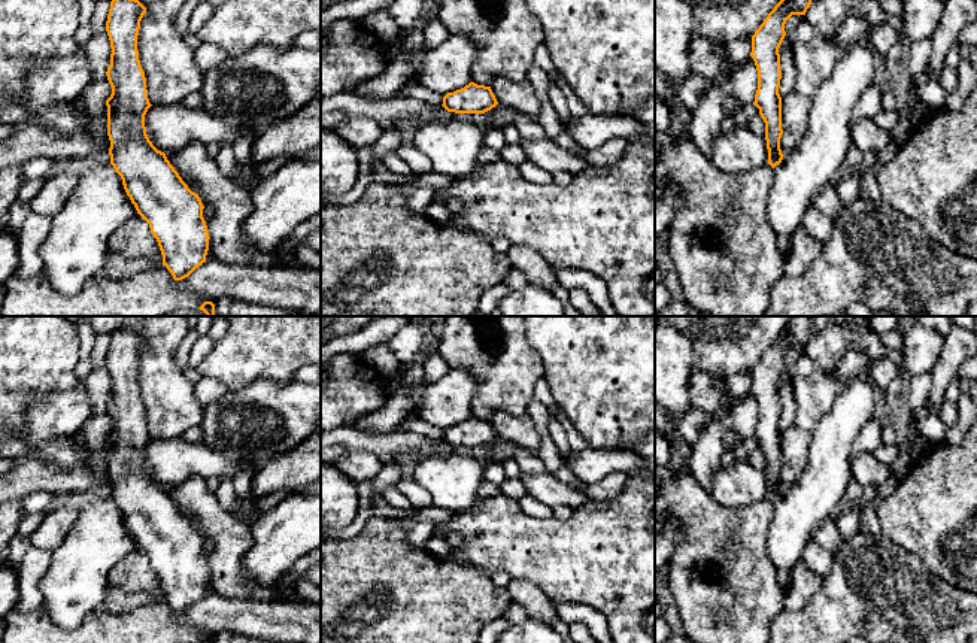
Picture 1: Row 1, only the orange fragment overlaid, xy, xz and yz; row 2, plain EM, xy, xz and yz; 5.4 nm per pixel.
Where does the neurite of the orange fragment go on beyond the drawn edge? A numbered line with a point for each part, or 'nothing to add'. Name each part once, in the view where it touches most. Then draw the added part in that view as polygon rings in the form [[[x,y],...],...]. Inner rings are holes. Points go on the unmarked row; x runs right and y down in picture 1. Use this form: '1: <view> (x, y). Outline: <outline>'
nothing to add

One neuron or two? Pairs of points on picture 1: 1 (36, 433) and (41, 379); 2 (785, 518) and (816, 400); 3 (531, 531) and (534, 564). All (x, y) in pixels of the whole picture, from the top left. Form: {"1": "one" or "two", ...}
{"1": "two", "2": "two", "3": "one"}

